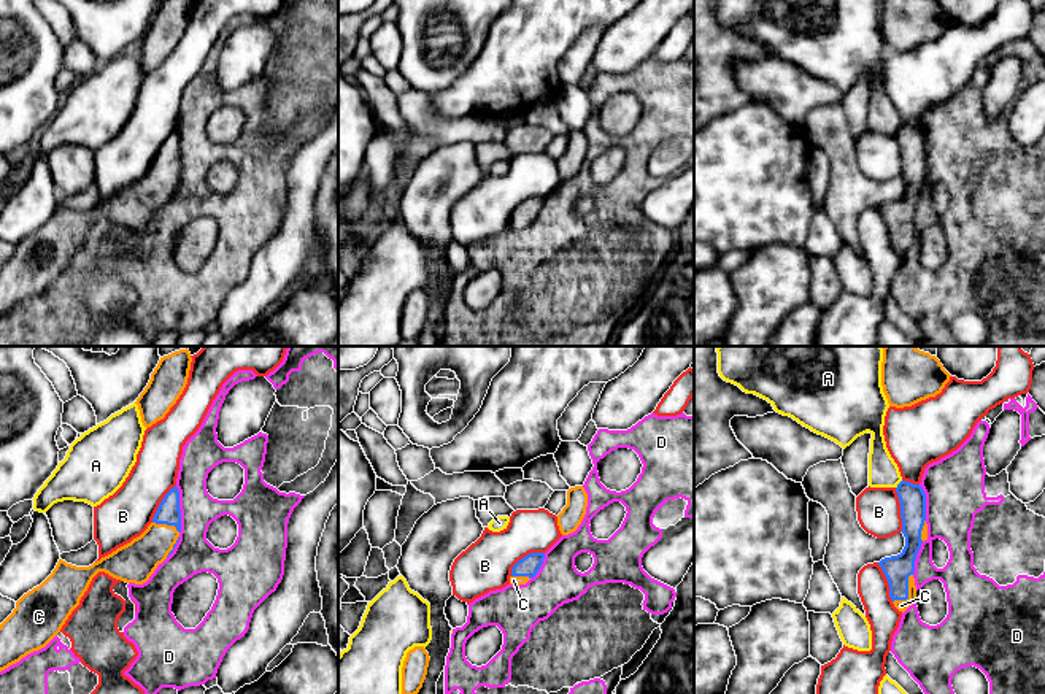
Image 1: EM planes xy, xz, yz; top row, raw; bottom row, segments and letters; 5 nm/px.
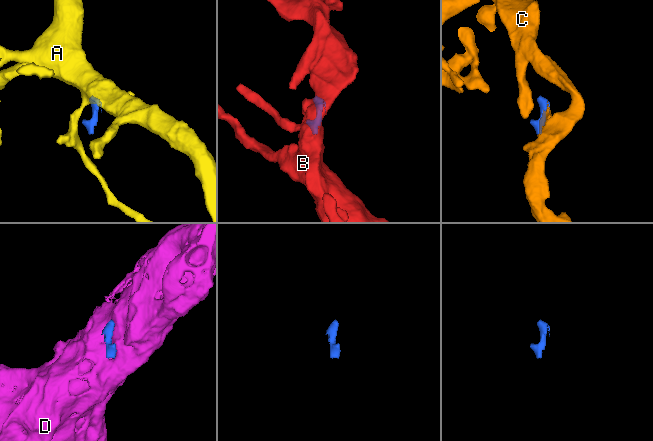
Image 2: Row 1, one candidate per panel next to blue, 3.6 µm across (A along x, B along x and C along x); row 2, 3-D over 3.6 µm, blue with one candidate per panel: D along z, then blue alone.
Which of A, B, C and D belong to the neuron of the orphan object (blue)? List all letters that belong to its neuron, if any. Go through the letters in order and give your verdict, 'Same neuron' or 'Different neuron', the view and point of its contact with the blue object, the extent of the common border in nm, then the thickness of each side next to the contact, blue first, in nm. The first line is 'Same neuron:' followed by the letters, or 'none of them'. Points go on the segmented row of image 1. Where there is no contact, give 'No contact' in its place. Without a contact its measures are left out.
Same neuron: C
A: Different neuron. Touches blue at yz (898, 485). Shared border 60 nm. Thickness 140 nm (blue) against 160 nm
B: Different neuron. Touches blue at yz (901, 510). Shared border 220 nm. Thickness 140 nm (blue) against 220 nm
C: Same neuron. Touches blue at yz (907, 593). Shared border 180 nm. Thickness 140 nm (blue) against 60 nm
D: Different neuron. Touches blue at xy (180, 510). Shared border 240 nm. Thickness 120 nm (blue) against 200 nm

